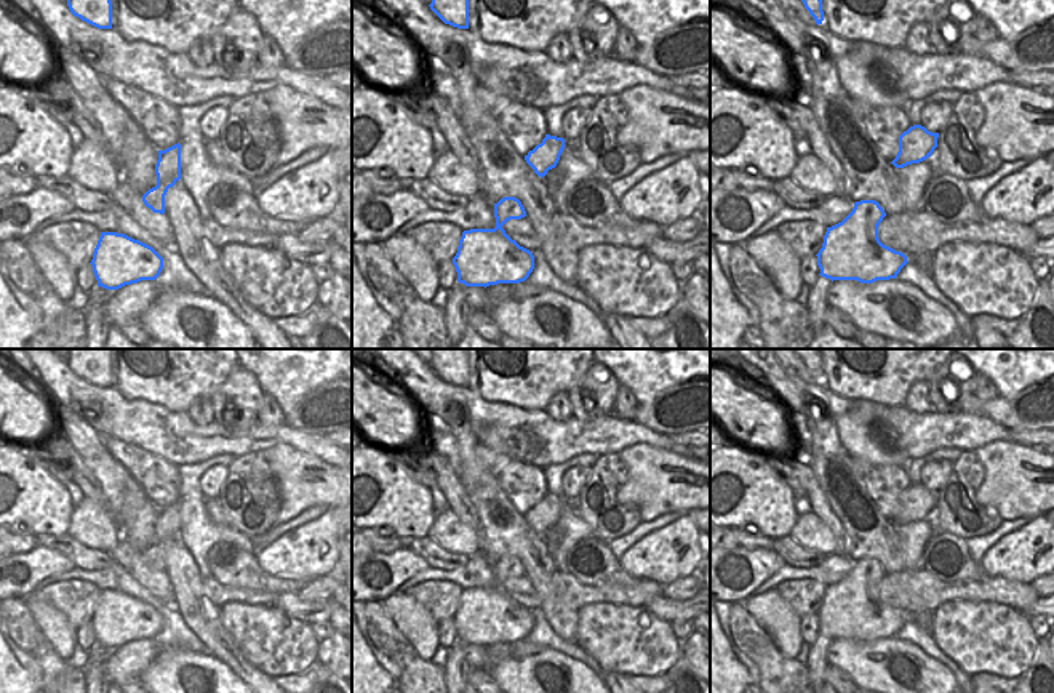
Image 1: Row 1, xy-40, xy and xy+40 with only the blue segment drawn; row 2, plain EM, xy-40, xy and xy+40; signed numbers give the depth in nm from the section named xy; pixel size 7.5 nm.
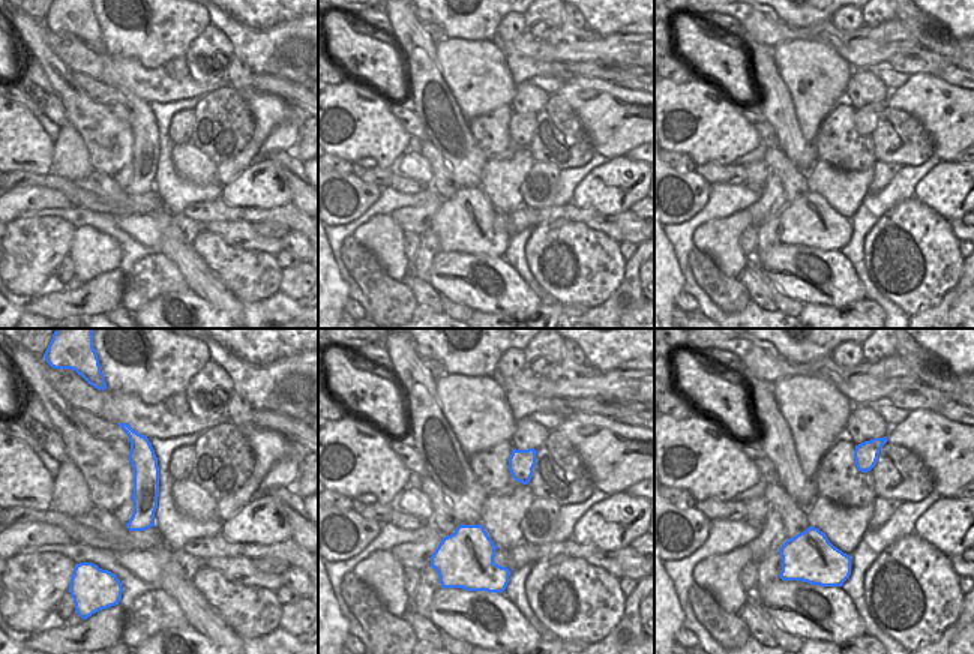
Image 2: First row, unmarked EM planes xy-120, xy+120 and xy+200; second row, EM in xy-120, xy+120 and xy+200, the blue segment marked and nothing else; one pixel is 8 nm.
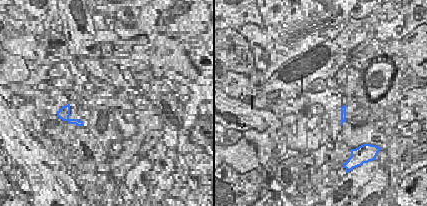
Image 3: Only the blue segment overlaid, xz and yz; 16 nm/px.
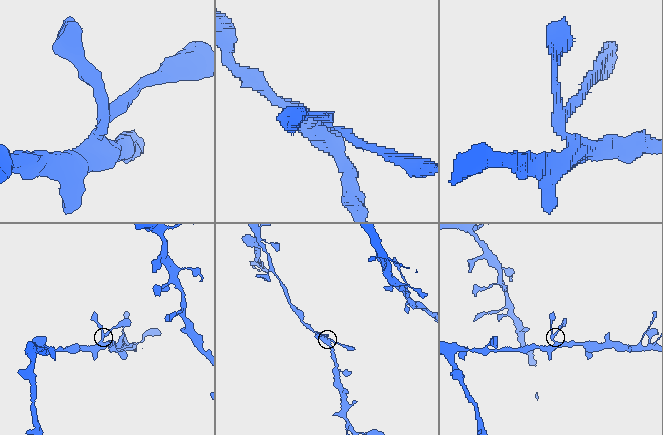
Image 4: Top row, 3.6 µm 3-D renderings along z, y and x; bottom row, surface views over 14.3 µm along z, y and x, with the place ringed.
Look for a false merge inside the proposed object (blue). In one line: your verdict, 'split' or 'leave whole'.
leave whole

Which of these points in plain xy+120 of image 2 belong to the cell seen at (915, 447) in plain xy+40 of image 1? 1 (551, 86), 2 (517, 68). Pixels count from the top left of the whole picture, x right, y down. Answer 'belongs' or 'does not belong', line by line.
1: does not belong
2: belongs

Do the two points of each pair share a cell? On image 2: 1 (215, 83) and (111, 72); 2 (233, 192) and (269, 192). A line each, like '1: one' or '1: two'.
1: one
2: one

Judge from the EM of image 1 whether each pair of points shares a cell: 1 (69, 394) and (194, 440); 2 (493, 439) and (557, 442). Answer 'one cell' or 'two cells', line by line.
1: one cell
2: two cells

